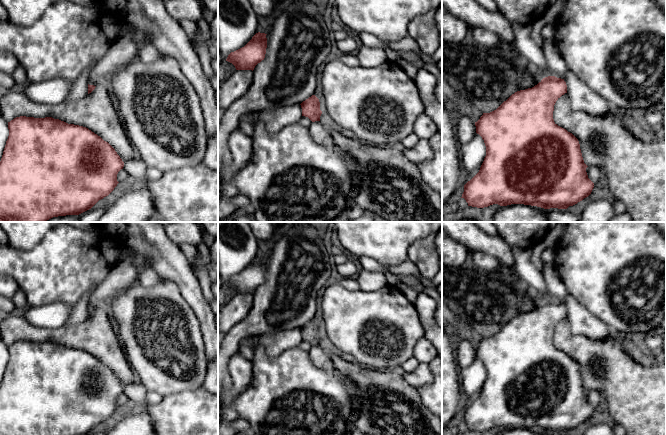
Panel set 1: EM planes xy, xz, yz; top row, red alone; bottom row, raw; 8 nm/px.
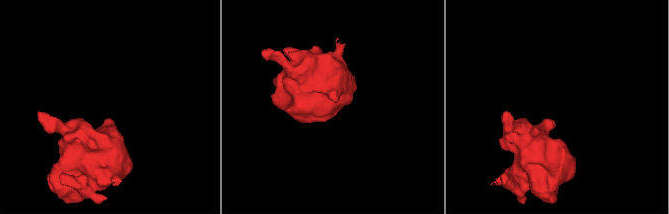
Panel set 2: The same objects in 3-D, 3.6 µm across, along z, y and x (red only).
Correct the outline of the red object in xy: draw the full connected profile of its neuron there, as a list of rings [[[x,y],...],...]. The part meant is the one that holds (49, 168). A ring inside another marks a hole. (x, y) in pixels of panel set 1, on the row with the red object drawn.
[[[20,116],[8,122],[9,136],[0,161],[0,221],[8,222],[46,222],[47,220],[66,215],[79,215],[91,209],[99,200],[108,196],[119,183],[118,172],[123,169],[124,162],[115,149],[100,136],[86,127],[68,124],[52,117],[34,118]]]

